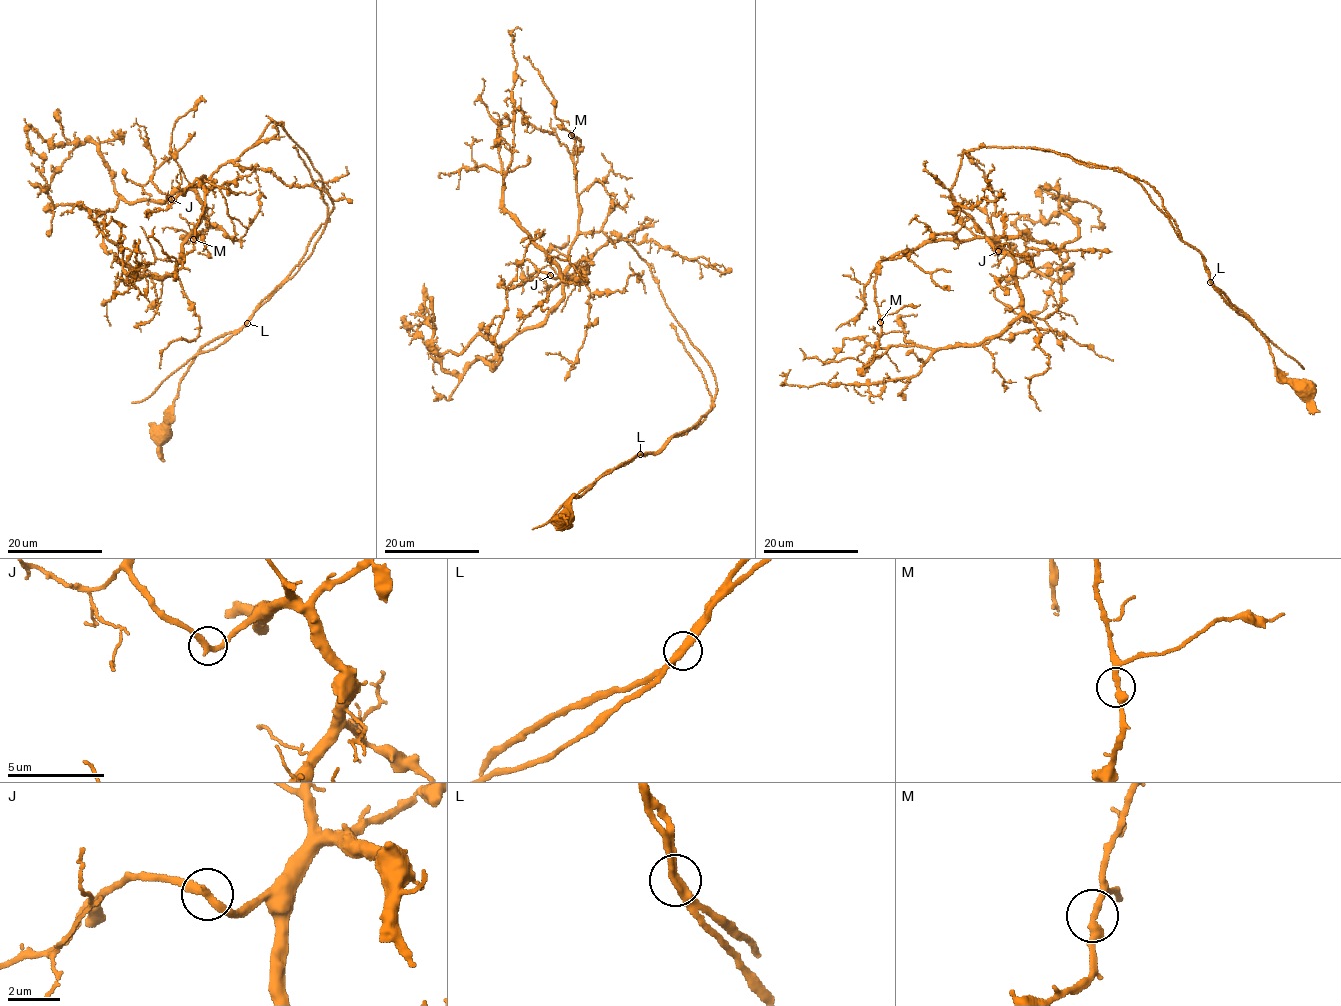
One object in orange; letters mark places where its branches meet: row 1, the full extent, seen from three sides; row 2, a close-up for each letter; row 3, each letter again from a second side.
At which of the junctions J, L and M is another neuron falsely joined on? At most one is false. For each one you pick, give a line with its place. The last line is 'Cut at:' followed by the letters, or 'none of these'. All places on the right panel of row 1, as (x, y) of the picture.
L: Place: (1210, 282)
Cut at: L

